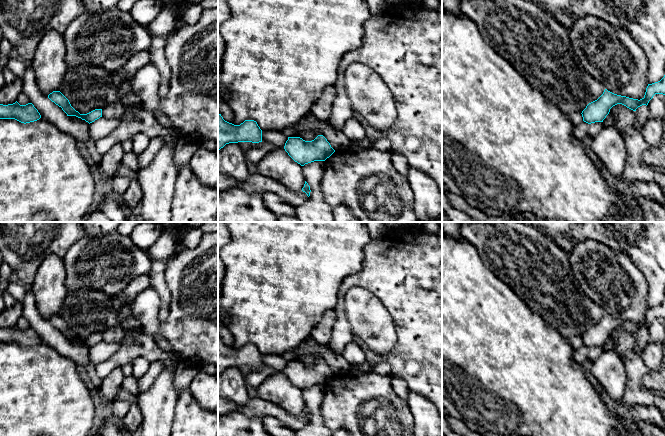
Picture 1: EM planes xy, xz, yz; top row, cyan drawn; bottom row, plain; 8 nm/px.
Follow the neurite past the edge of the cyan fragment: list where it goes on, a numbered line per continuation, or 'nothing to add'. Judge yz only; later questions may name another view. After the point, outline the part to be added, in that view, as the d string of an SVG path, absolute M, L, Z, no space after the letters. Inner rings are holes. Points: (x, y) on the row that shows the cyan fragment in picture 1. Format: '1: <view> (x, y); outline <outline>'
nothing to add

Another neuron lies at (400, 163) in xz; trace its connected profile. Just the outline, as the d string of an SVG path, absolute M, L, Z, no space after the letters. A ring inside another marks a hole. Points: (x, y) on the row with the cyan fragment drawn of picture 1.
M392 152L391 153L391 161L393 163L394 168L402 175L407 177L409 171L409 164L404 156L399 153Z

